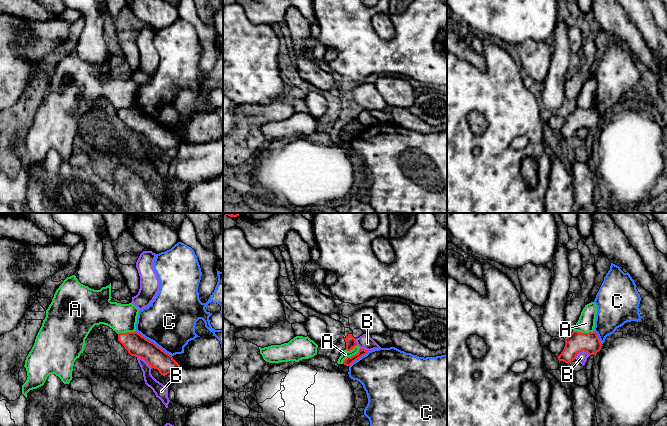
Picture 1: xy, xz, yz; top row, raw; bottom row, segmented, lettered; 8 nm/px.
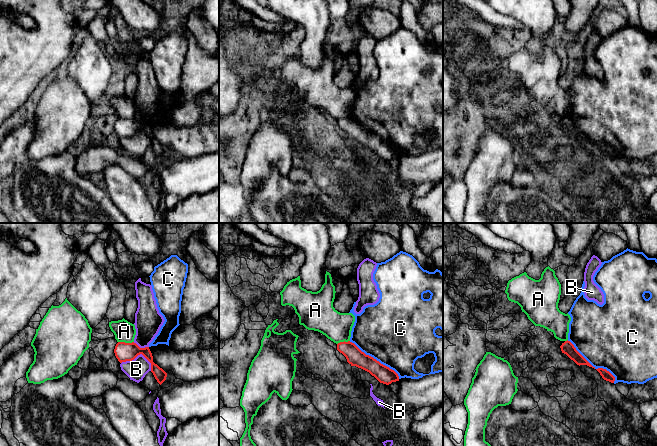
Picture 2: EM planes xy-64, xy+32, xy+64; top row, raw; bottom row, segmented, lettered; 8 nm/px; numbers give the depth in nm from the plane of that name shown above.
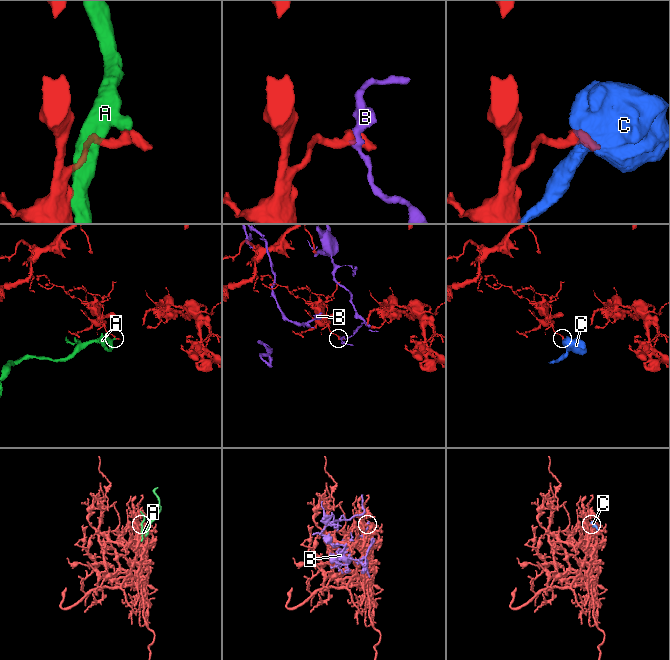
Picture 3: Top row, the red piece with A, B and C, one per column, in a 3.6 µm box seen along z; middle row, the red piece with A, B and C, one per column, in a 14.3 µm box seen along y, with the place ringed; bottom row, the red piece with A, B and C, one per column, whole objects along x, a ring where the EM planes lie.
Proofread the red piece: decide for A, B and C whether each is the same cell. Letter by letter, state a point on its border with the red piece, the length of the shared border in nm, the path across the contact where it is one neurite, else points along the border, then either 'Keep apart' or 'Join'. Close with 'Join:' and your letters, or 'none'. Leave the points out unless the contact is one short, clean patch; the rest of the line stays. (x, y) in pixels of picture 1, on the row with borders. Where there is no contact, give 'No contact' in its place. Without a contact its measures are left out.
A: Touches red at xz (351, 356). Shared border 200 nm. Boundary: xz (360, 348), (356, 353), (348, 356), (342, 363). Keep apart
B: Touches red at yz (581, 351). Shared border 130 nm. Keep apart
C: Touches red at xy (153, 342). Shared border 360 nm. Keep apart
Join: none

